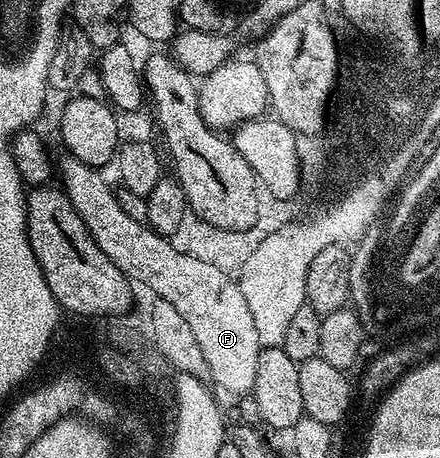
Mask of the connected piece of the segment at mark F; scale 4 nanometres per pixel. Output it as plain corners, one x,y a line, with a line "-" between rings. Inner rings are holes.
63,159
60,163
61,190
72,201
76,213
80,213
99,249
112,260
116,269
125,273
127,279
135,284
143,283
151,291
151,296
168,301
184,316
200,344
204,361
208,361
215,388
223,387
232,395
230,397
249,396
254,390
256,365
264,345
256,333
256,321
252,321
252,312
244,301
237,278
180,253
172,247
169,238
158,235
141,218
133,219
118,204
101,170
84,165
79,159

